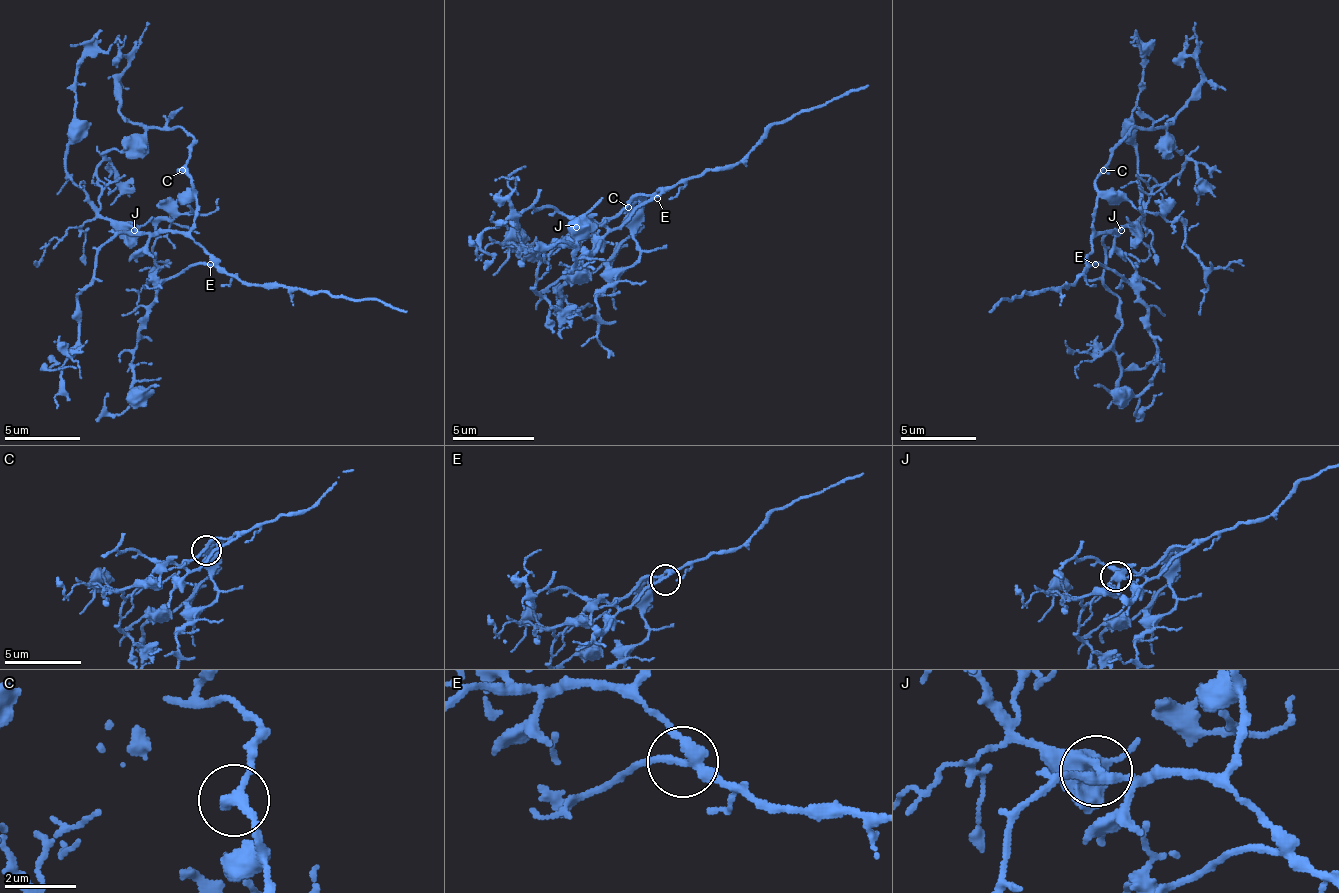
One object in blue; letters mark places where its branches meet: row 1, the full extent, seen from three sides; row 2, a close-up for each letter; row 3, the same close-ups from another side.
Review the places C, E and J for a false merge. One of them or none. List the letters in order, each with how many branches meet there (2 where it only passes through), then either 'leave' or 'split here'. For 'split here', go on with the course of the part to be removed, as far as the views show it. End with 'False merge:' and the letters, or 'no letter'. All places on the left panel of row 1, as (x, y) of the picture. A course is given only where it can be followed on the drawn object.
C: 2 | leave
E: 3 | leave
J: 3 | leave
False merge: no letter

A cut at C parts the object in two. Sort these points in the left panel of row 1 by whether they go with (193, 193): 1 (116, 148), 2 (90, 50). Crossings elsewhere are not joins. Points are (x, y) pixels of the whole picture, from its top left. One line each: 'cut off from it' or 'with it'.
1: cut off from it
2: with it

